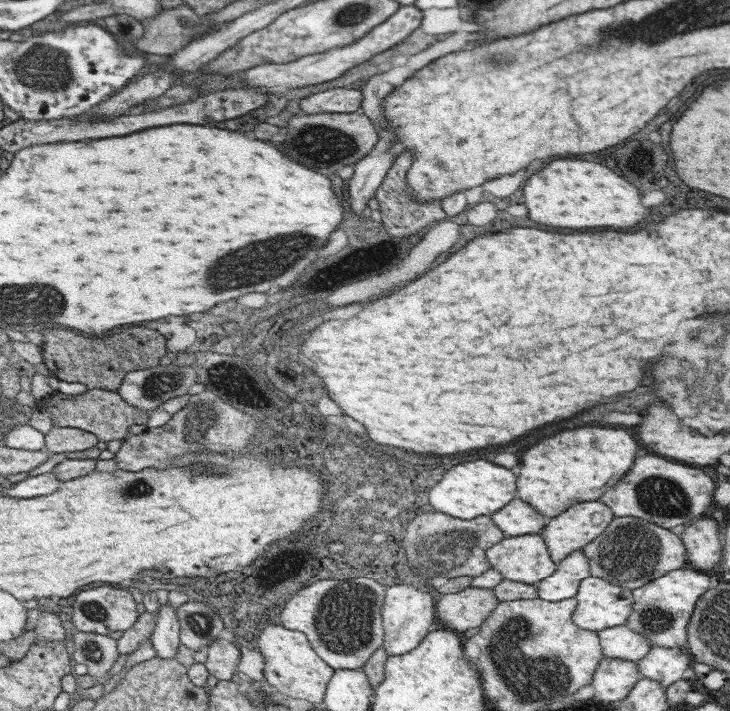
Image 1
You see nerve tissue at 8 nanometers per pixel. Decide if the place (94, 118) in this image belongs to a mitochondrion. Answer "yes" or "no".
no

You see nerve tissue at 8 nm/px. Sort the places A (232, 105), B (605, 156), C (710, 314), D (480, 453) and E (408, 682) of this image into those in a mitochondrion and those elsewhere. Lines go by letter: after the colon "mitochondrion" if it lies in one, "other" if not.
A: other
B: other
C: other
D: other
E: other

